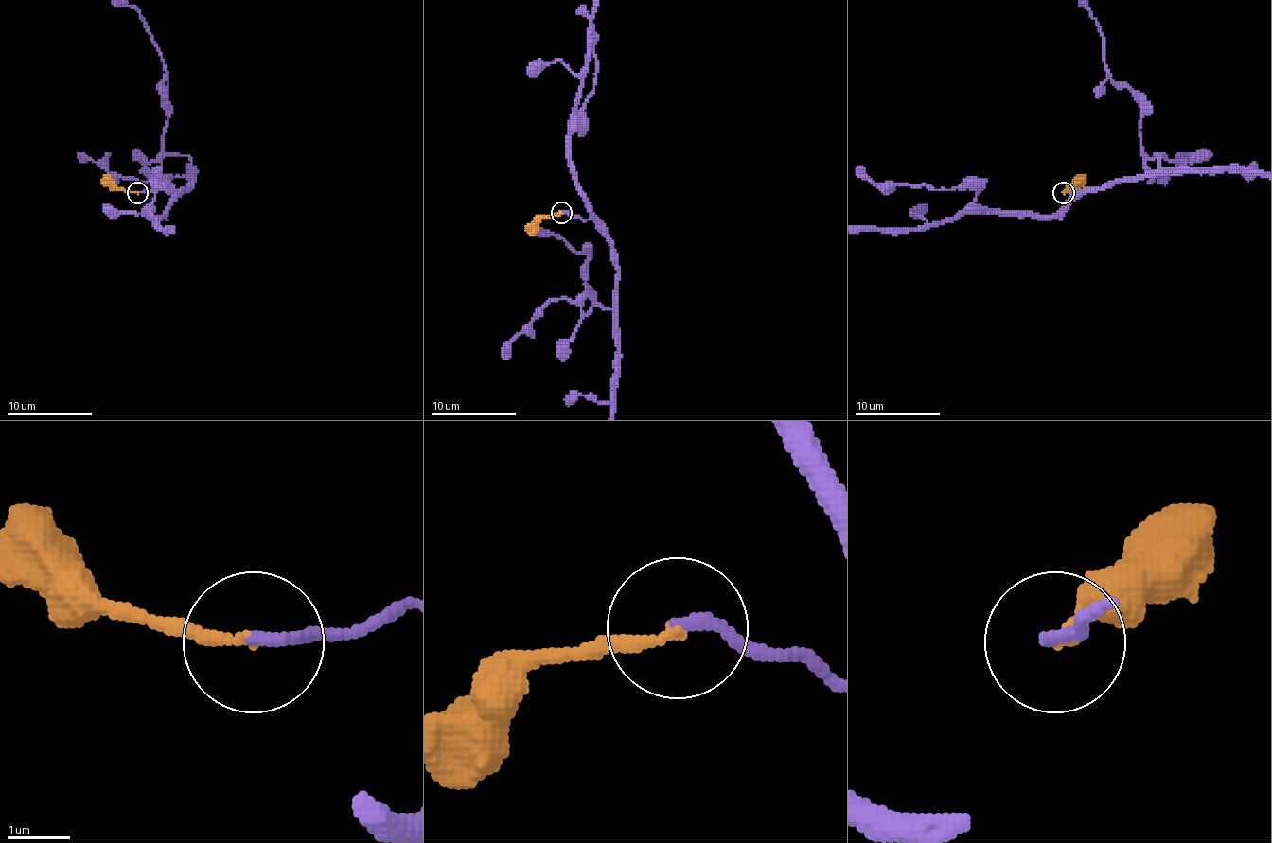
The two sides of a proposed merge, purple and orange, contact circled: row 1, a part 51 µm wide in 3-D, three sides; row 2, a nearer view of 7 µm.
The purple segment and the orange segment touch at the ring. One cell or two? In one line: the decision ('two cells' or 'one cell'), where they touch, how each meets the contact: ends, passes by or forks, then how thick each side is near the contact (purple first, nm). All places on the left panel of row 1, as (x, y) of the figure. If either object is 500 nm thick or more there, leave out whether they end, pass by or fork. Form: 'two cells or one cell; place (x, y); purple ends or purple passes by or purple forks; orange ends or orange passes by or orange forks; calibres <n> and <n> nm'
one cell; place (137, 192); purple ends; orange ends; calibres 200 and 190 nm

